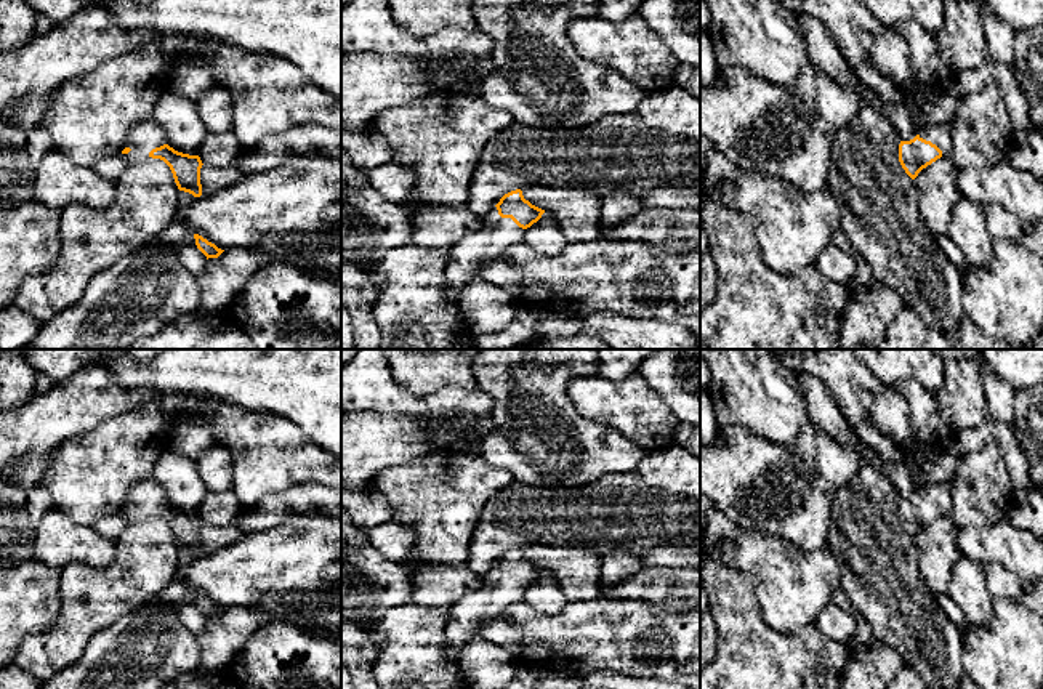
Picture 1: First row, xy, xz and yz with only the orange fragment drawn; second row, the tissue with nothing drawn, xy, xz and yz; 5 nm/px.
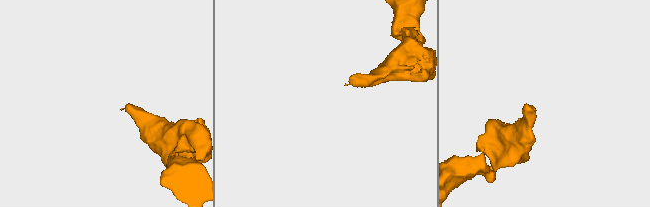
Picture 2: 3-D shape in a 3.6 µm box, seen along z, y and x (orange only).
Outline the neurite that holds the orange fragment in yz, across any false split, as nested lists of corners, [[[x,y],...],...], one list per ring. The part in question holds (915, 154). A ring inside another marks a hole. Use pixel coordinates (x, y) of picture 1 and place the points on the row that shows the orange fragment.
[[[955,119],[947,123],[929,127],[910,141],[900,141],[899,162],[912,179],[942,155],[950,157],[953,130]]]

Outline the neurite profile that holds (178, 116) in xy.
[[[165,90],[154,107],[152,119],[162,127],[170,147],[199,155],[208,130],[200,119],[195,99]]]

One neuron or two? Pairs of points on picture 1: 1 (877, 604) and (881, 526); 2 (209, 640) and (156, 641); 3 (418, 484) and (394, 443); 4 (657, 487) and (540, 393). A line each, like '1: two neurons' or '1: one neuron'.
1: one neuron
2: two neurons
3: two neurons
4: two neurons

